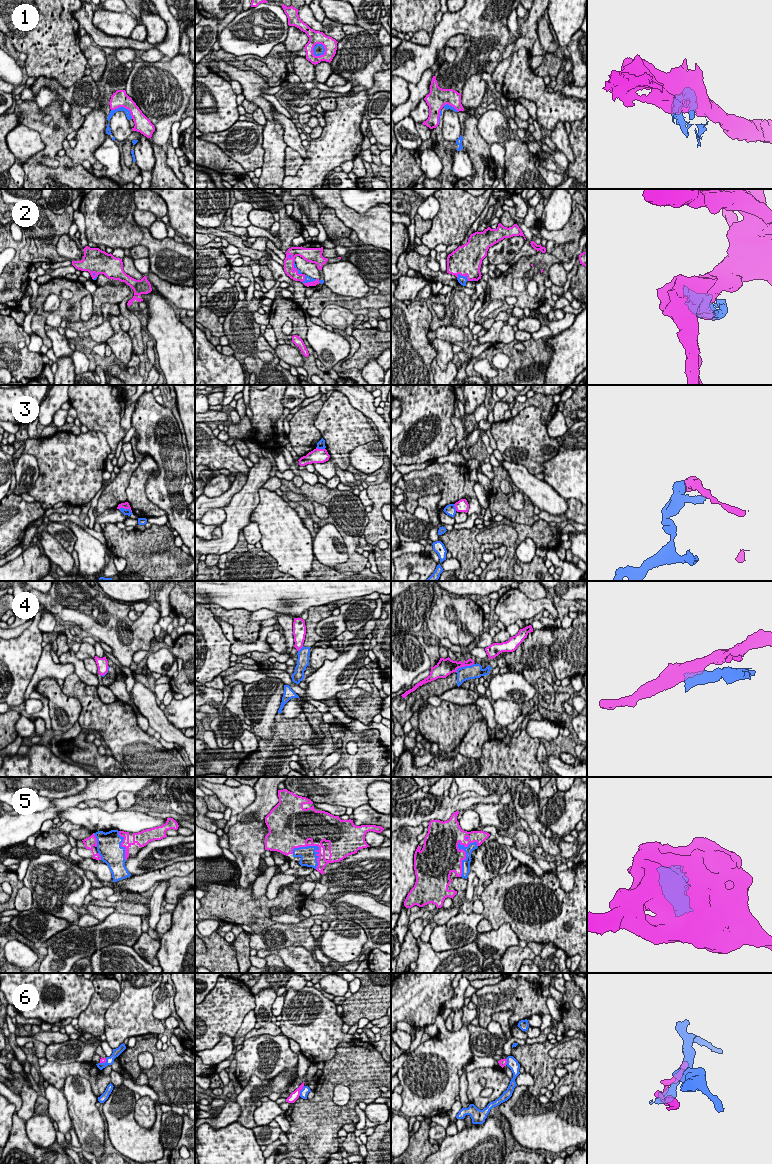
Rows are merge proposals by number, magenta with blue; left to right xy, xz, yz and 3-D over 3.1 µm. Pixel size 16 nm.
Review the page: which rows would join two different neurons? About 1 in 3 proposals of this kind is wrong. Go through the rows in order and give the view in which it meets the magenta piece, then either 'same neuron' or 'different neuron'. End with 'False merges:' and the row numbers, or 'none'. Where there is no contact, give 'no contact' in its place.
1: contact in xz; different neuron
2: contact in yz; same neuron
3: contact in xy; different neuron
4: contact in yz; different neuron
5: contact in yz; same neuron
6: contact in xz; different neuron
False merges: 1, 3, 4, 6

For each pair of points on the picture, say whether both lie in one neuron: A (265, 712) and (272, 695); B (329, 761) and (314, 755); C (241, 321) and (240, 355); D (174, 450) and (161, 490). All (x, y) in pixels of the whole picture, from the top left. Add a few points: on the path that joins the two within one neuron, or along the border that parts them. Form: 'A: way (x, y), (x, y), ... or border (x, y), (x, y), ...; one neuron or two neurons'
A: way (265, 708), (265, 702), (268, 699); one neuron
B: border (333, 751), (323, 760), (320, 766); two neurons
C: way (241, 329), (241, 347); one neuron
D: way (171, 460), (171, 480); one neuron

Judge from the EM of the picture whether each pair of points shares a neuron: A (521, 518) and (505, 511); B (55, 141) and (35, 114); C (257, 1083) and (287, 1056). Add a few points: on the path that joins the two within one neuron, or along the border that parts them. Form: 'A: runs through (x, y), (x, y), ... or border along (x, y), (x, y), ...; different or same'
A: runs through (517, 516), (509, 513); same
B: runs through (48, 134), (35, 121); same
C: border along (284, 1070), (271, 1079), (252, 1075), (243, 1088); different

